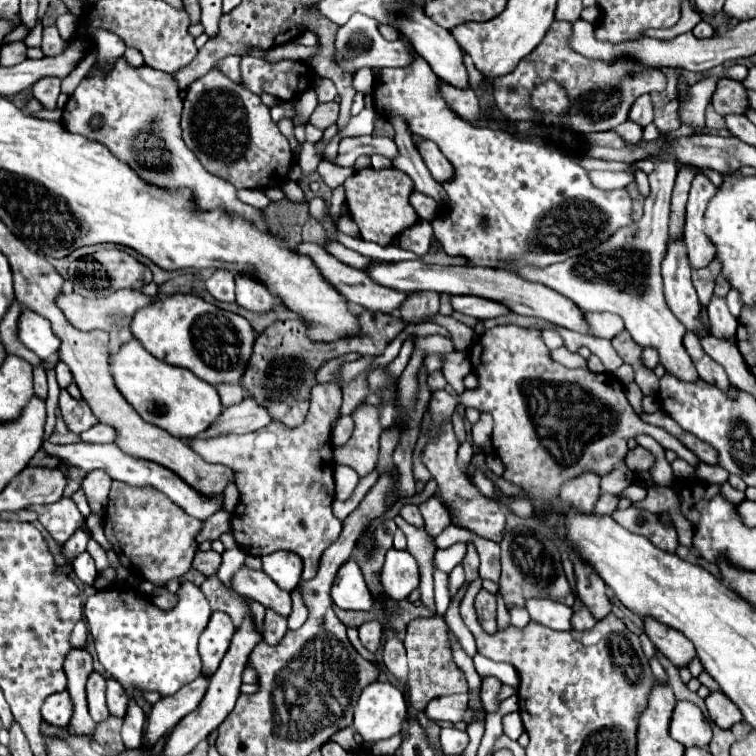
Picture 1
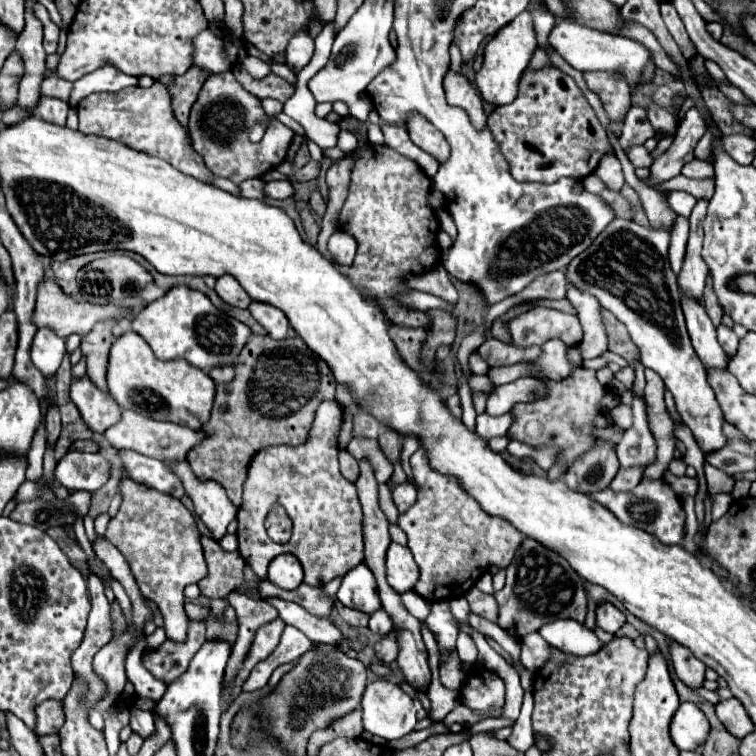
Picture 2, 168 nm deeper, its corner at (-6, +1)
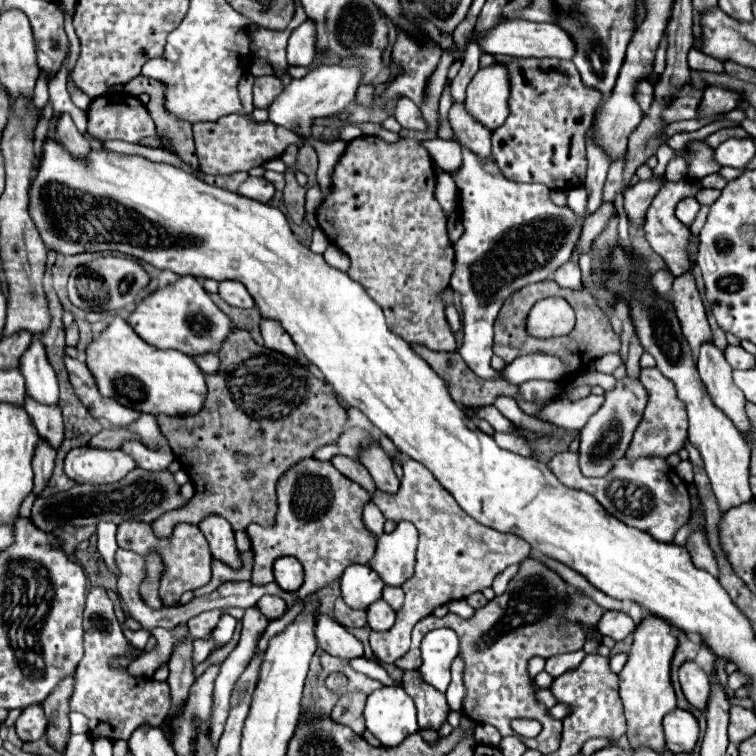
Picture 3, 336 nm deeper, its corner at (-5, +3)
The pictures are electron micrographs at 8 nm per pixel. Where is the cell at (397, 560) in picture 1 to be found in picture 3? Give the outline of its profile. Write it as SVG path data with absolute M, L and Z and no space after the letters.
M400 522L394 532L382 534L378 538L368 566L384 580L384 584L402 586L414 572L416 544L418 532L414 524Z

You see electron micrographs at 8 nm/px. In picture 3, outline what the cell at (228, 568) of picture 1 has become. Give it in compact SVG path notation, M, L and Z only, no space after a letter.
M262 596L256 606L258 606L270 620L276 620L276 618L280 618L280 616L284 614L284 610L286 610L286 600L282 600L282 598L278 598L278 596Z

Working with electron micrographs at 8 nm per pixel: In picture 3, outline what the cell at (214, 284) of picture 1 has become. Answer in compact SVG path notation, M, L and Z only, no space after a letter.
M236 280L220 282L220 292L218 294L230 306L238 306L238 308L252 308L254 306L252 296L248 294L248 290L242 282L236 282Z

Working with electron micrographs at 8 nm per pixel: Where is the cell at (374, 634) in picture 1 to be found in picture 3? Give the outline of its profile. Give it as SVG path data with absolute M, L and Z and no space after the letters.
M384 600L370 604L366 612L368 612L368 626L372 630L388 630L396 618L396 612Z

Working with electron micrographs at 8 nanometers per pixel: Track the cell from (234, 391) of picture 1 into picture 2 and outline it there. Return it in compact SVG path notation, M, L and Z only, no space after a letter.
M233 366L213 368L213 370L209 370L209 376L213 378L215 384L227 384L227 382L231 382L231 378L235 376L235 370L233 370Z

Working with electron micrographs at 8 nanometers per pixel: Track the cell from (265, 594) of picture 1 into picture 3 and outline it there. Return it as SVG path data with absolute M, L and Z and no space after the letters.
M326 614L318 616L316 638L320 648L324 648L330 656L336 656L340 660L354 660L364 654L362 642L354 638L346 628L338 626L338 622L328 618Z

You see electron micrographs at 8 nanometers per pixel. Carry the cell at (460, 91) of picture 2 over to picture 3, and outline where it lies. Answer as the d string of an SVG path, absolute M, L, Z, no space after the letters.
M452 104L450 108L450 126L454 130L454 138L464 146L470 148L482 160L492 160L492 144L490 132L472 120L466 112L464 104Z

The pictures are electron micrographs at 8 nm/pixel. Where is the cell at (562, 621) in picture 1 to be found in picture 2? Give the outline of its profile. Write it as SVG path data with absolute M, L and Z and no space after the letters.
M559 618L555 622L547 622L539 628L539 634L555 648L563 652L571 652L577 656L593 654L601 648L599 638L585 624L575 622L573 618Z

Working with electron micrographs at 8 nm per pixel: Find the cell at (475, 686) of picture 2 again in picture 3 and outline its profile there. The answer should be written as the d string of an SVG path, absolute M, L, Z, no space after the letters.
M528 558L520 564L520 572L508 584L506 594L496 596L484 608L478 608L472 618L462 620L456 614L446 614L444 618L426 616L414 626L412 646L406 656L395 664L400 670L418 670L422 666L420 640L434 628L452 628L460 640L458 656L464 660L464 714L474 722L492 724L502 736L514 736L510 728L514 718L534 718L542 724L542 732L534 740L520 738L526 748L540 750L542 754L552 754L560 746L562 722L548 714L536 698L536 688L532 676L528 674L528 660L534 656L550 658L564 652L576 652L584 646L584 628L580 624L562 624L562 614L566 608L568 584L538 560Z

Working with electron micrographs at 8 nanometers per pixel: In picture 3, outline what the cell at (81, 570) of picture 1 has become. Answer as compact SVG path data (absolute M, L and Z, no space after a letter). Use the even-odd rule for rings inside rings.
M92 588L84 606L84 658L76 668L76 688L70 708L82 712L88 722L90 738L128 740L140 726L160 726L170 710L170 690L166 682L152 678L134 678L126 670L134 654L122 634L112 602L104 588ZM116 658L126 658L126 664L110 664Z

